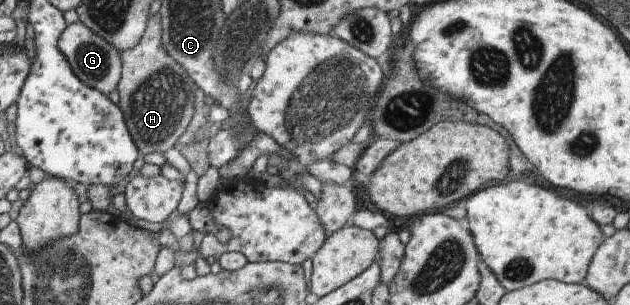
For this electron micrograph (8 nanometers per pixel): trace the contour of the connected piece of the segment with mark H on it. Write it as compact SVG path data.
M158 16L148 17L139 42L129 50L120 51L121 76L117 85L118 109L130 139L140 156L173 148L186 131L194 112L197 87L186 70L179 66L163 48Z

